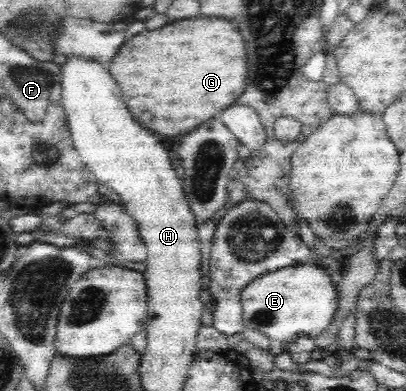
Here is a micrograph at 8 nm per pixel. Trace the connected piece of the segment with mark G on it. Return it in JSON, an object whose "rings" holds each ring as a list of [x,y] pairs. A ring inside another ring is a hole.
{"rings":[[[198,17],[134,35],[110,68],[135,119],[165,137],[183,135],[218,117],[240,99],[250,81],[247,45],[239,29],[227,19]]]}

